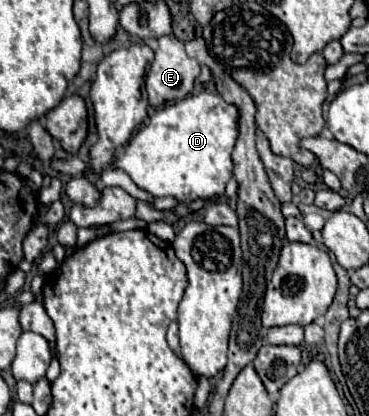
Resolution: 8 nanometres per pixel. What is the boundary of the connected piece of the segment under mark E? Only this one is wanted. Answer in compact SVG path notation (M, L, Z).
M161 37L155 59L147 71L145 85L153 107L187 97L193 91L193 81L199 75L199 63L185 53L181 41Z

